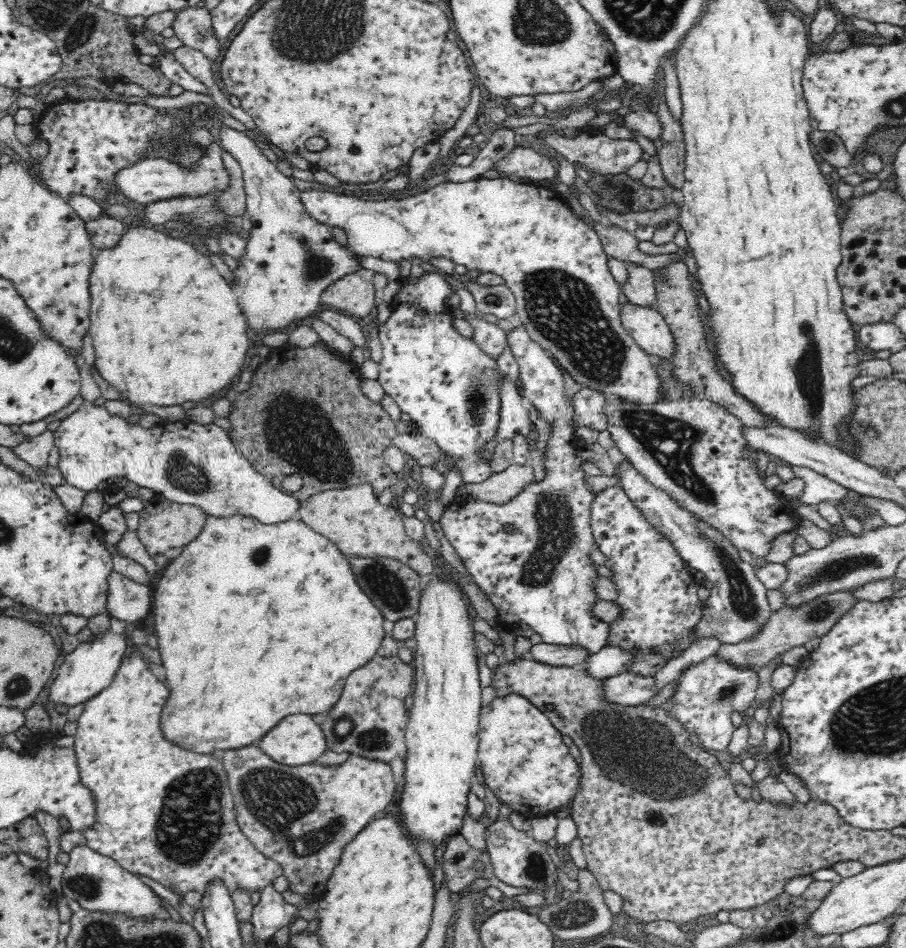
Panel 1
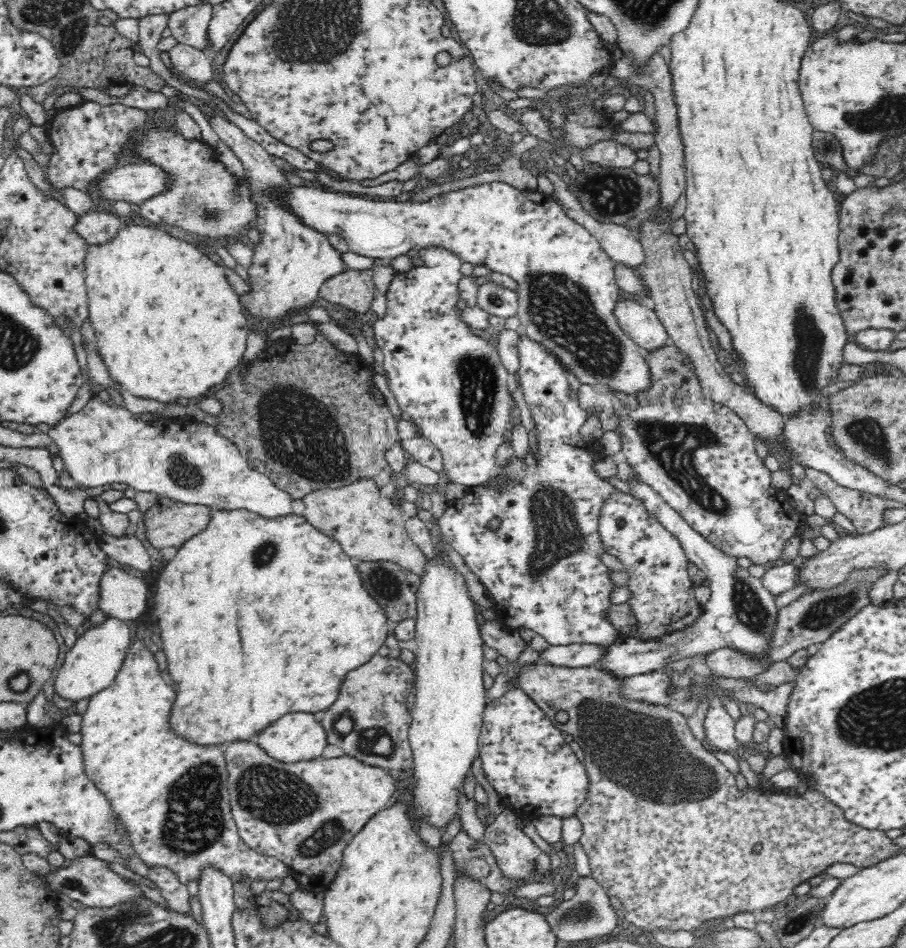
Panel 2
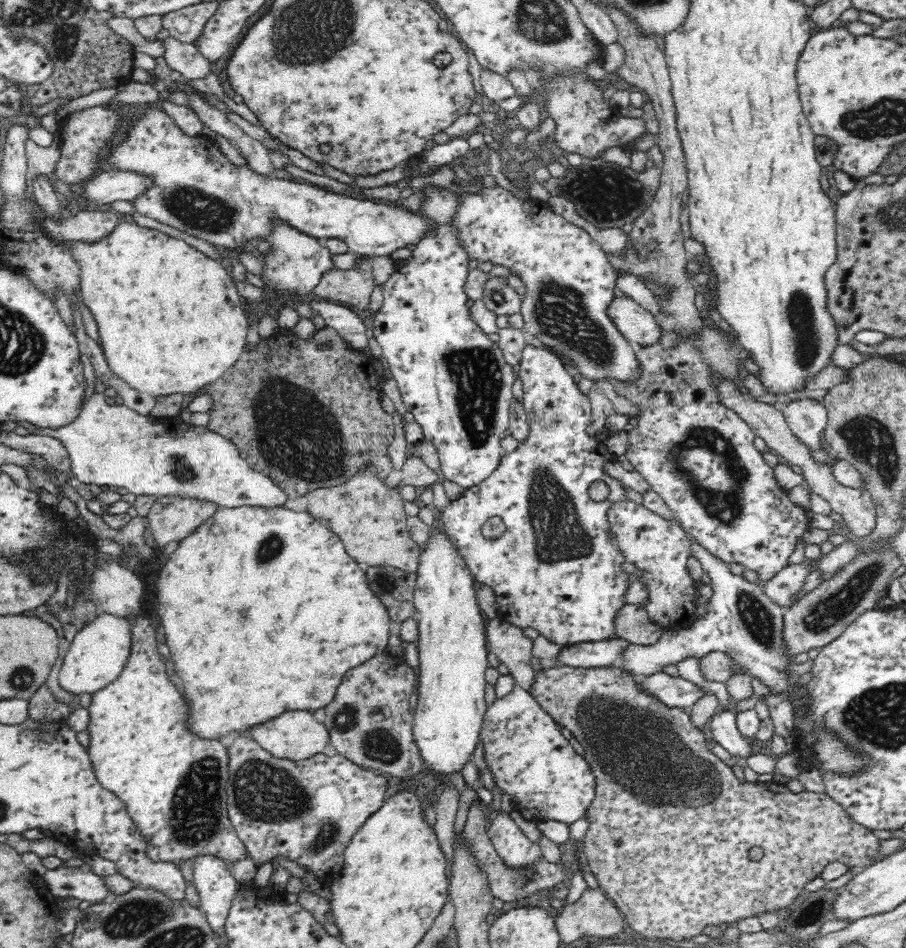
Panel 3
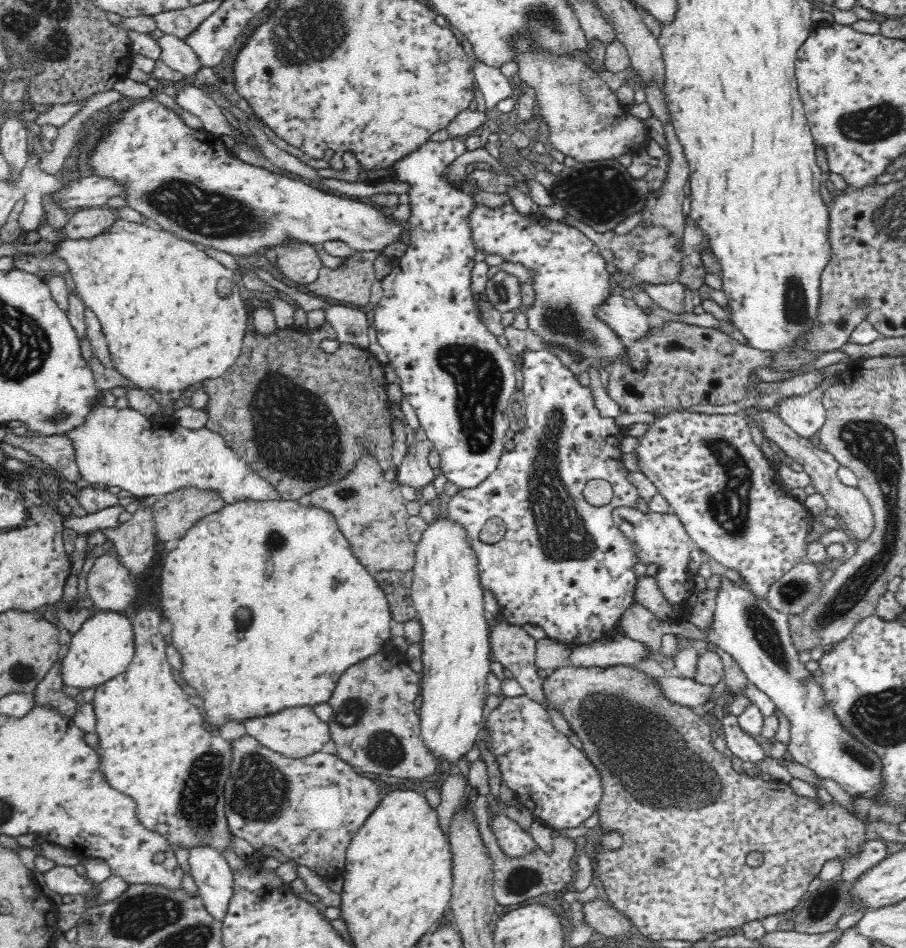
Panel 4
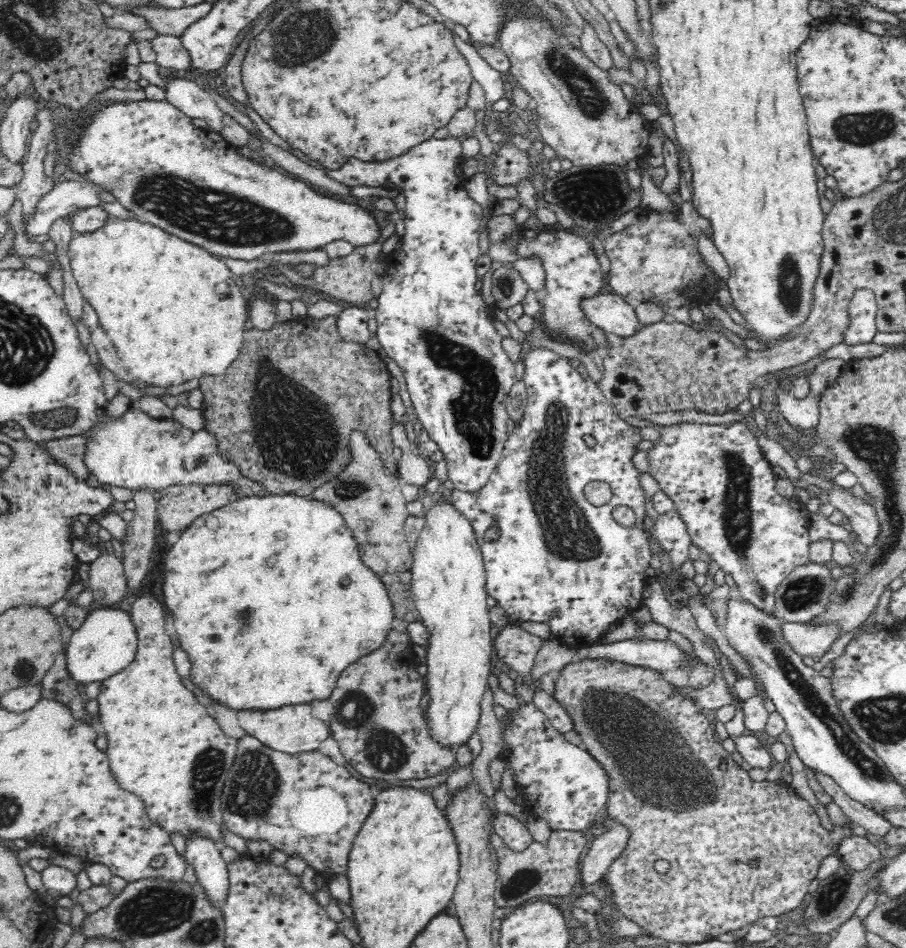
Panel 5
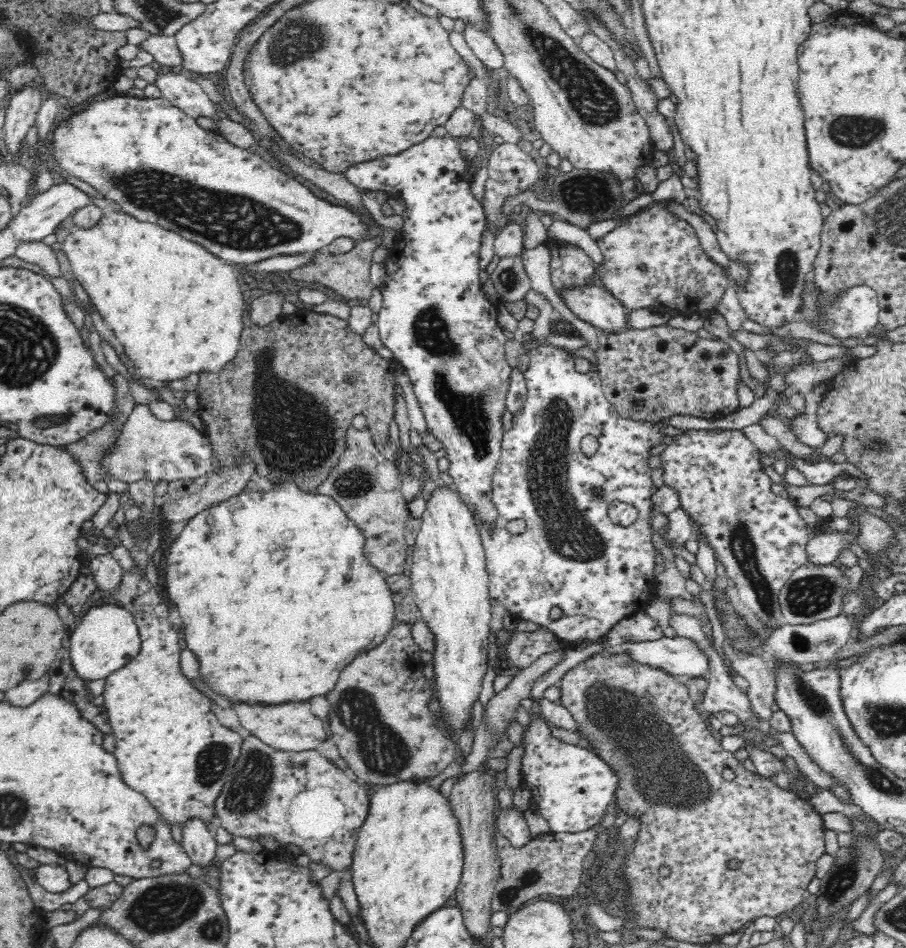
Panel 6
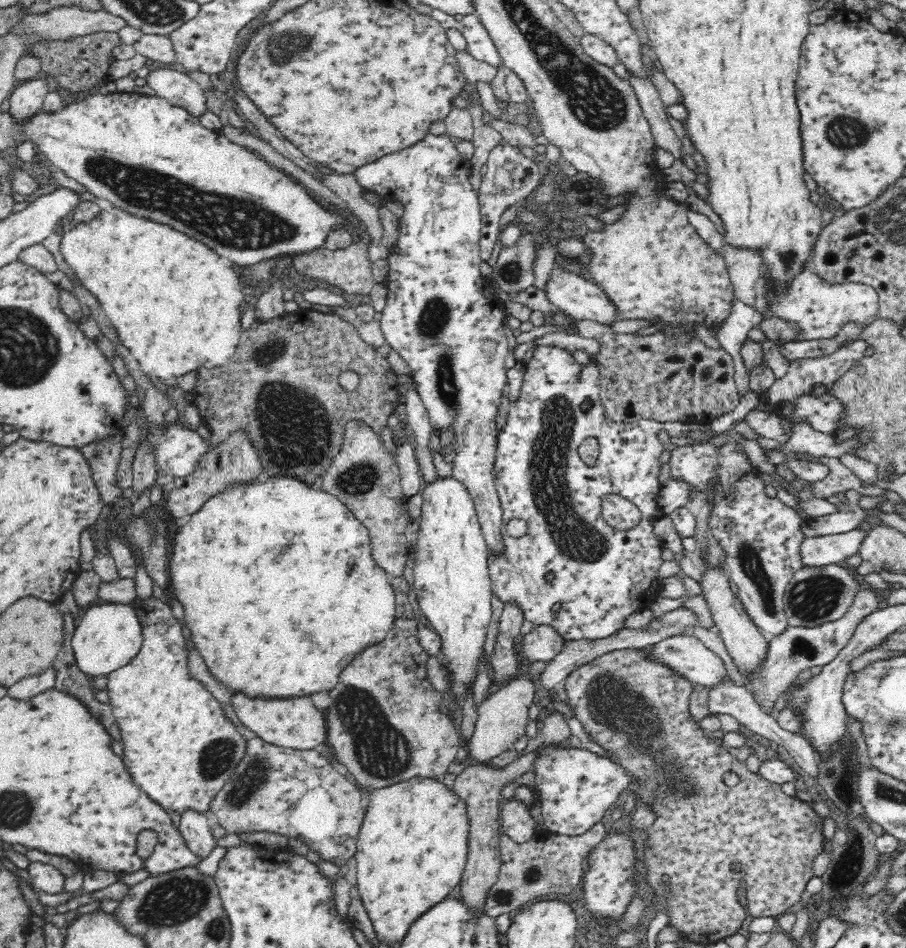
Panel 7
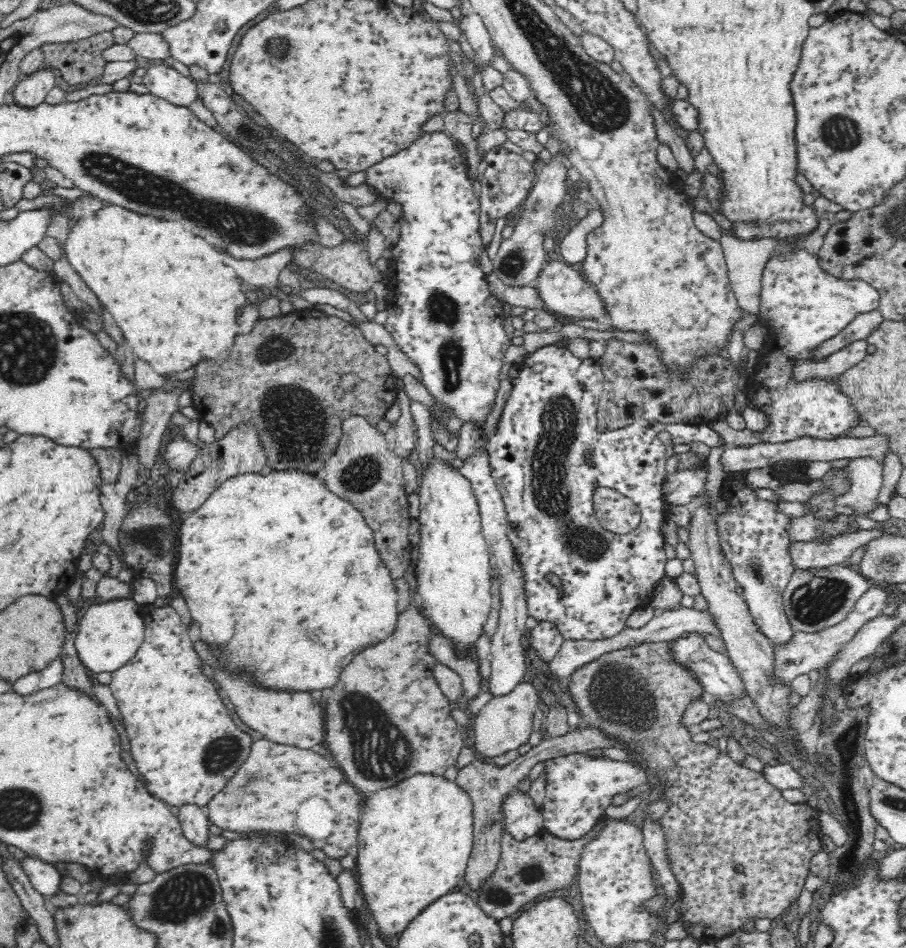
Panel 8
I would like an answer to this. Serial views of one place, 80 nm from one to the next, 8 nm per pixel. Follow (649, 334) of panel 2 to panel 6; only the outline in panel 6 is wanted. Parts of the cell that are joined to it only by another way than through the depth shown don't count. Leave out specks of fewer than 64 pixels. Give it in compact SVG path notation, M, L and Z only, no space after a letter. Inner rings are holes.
M598 283L564 286L556 290L556 296L576 318L601 330L614 334L628 326L628 311Z

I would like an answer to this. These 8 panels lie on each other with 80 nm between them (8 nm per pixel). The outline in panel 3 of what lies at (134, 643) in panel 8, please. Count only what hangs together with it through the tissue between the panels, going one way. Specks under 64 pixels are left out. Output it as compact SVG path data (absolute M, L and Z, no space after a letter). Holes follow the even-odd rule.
M108 613L98 614L75 634L64 656L57 682L64 690L76 695L76 698L85 693L93 695L120 676L129 661L132 643L130 618Z

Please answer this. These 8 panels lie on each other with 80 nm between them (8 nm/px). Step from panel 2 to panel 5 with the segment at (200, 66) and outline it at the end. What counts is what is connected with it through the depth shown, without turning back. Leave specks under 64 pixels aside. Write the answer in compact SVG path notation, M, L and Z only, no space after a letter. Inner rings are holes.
M156 35L149 41L151 49L155 52L155 62L164 68L175 68L190 72L190 59L177 36Z

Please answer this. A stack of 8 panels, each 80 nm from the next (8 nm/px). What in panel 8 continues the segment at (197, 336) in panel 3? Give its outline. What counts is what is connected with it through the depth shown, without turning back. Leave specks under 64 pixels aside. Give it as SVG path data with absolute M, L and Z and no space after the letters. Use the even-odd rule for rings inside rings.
M110 203L106 205L78 219L71 227L64 251L76 273L114 316L137 358L146 362L156 373L166 376L167 372L194 368L202 359L227 353L226 348L234 344L240 333L240 326L236 323L240 306L251 292L224 262L220 248L188 232L178 222L136 214Z

